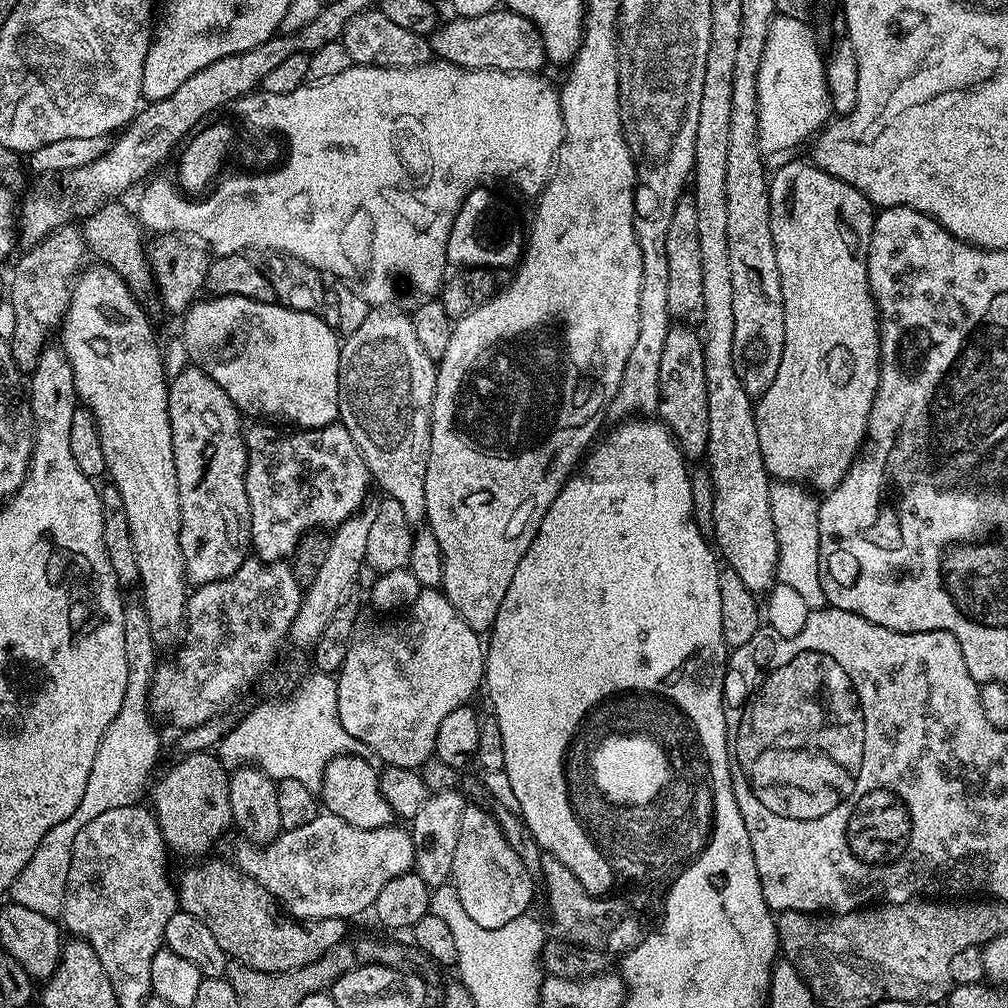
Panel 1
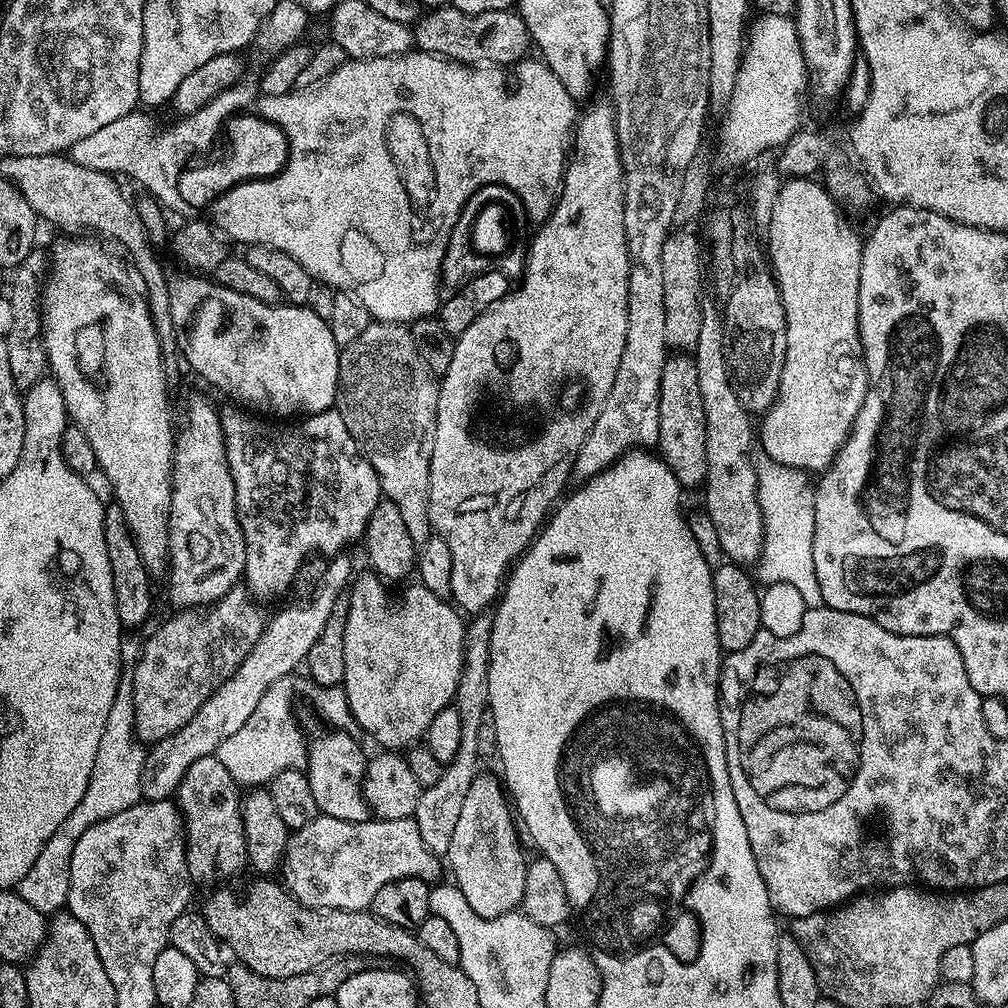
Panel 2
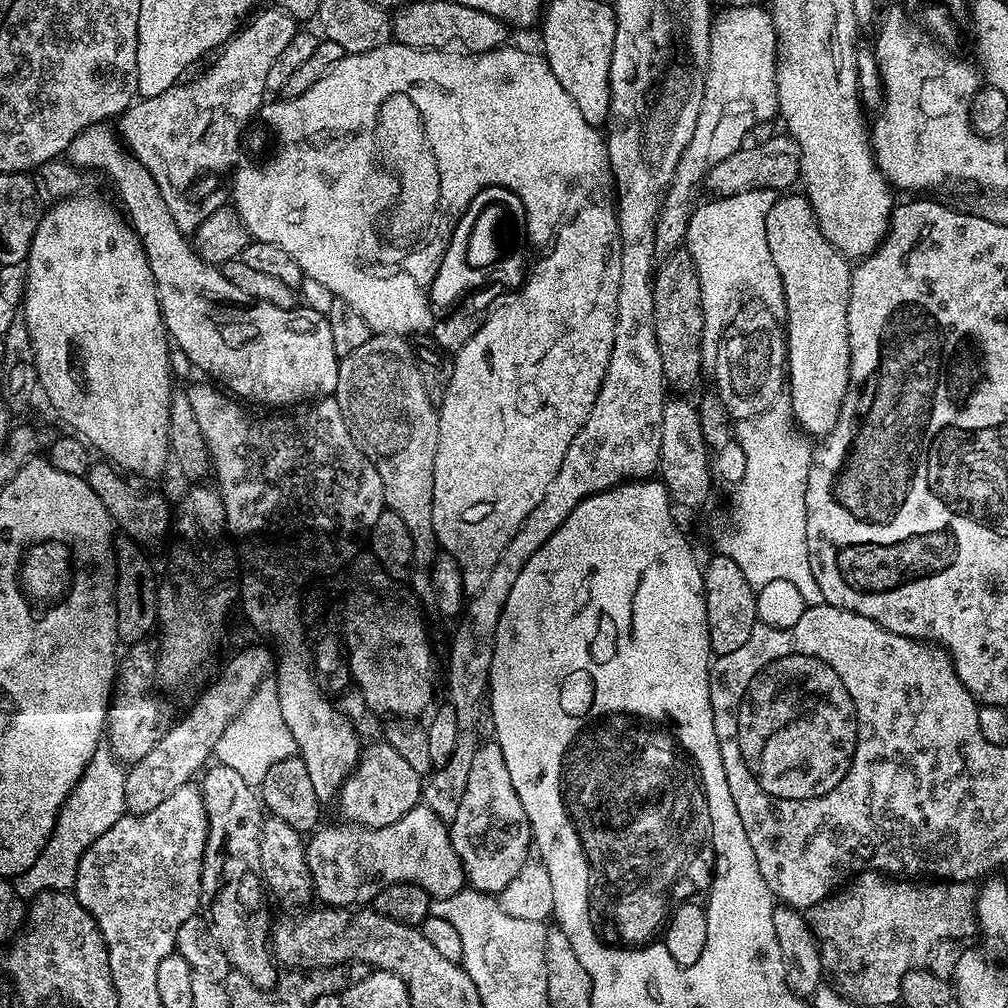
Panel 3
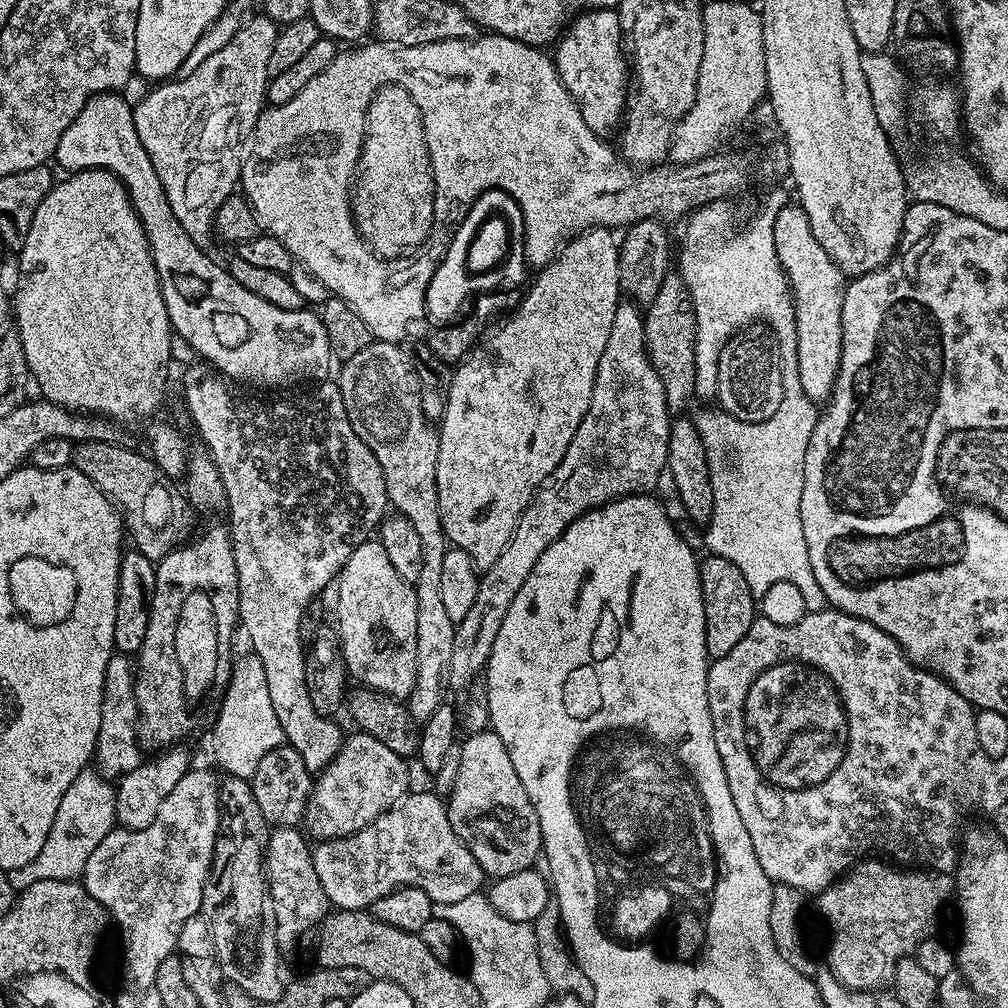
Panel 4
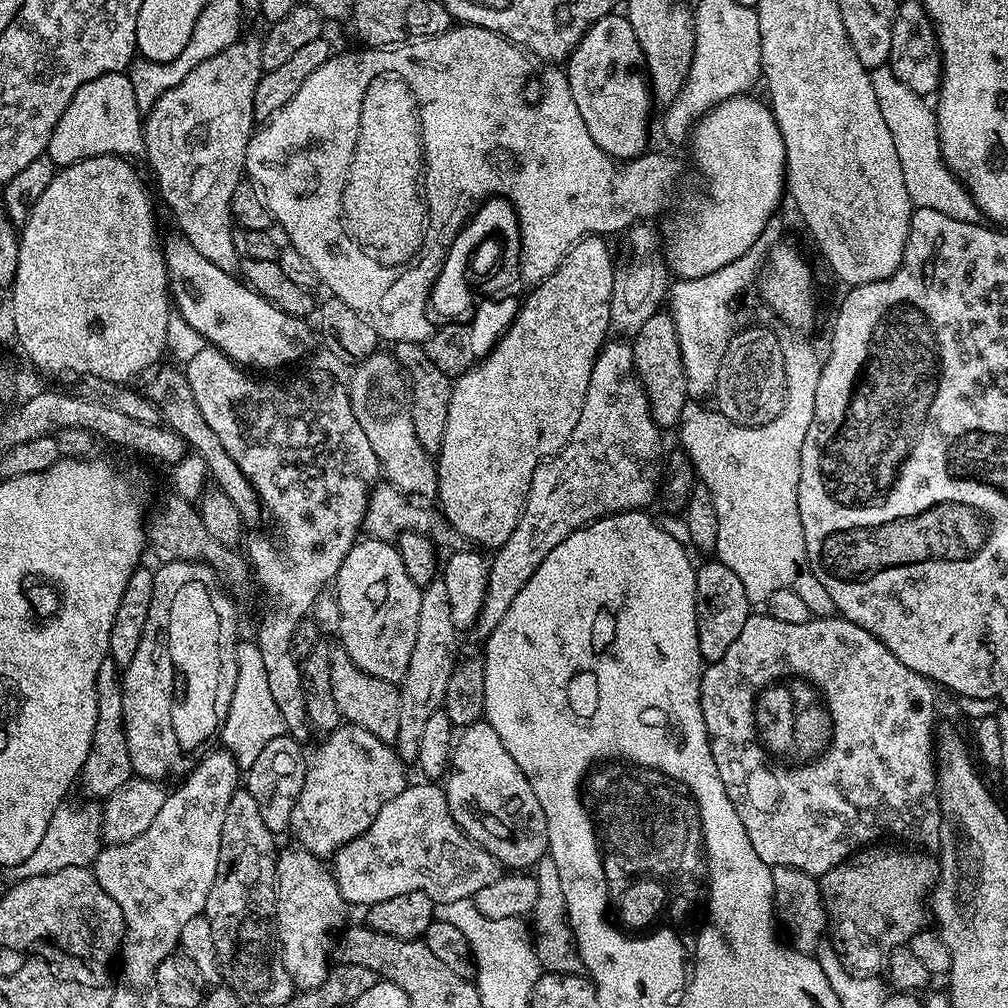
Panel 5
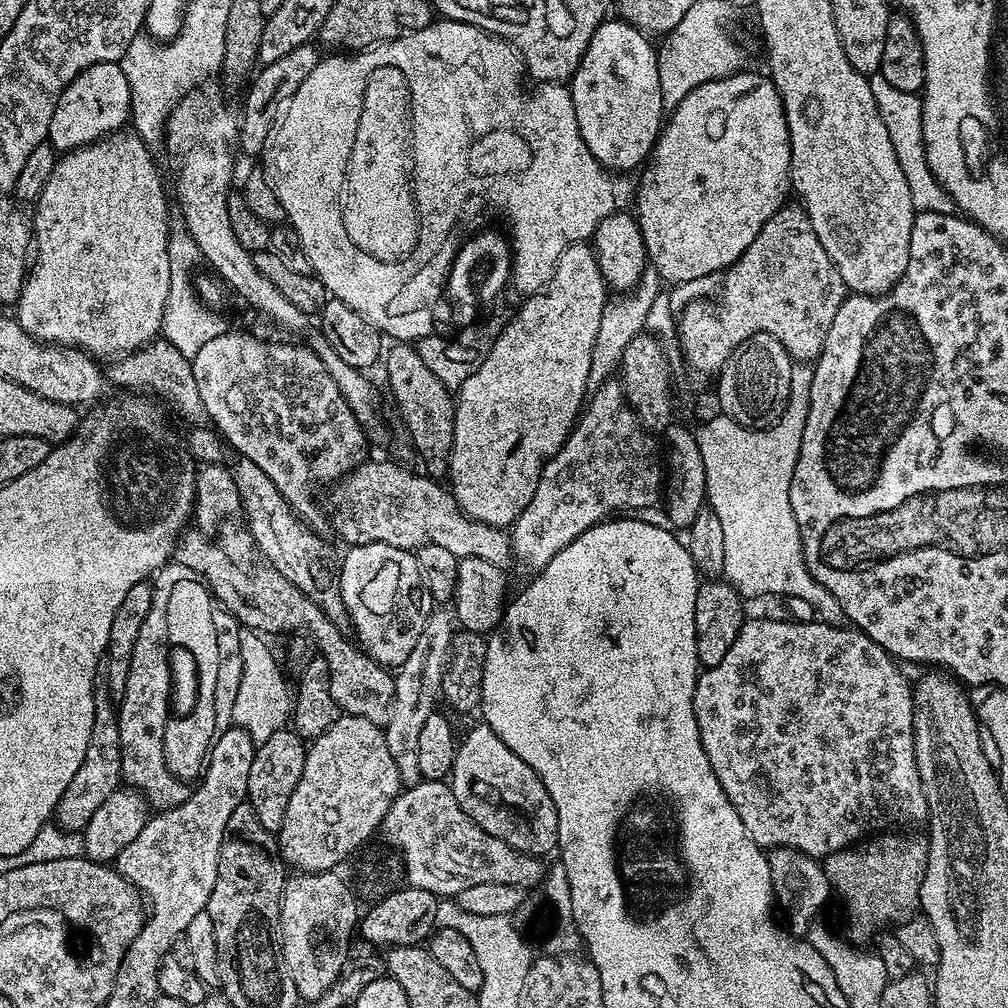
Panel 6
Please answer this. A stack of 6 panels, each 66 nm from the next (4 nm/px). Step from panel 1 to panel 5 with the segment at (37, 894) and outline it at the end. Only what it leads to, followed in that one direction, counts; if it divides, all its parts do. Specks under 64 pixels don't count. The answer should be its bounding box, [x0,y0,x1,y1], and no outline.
[7,802,102,881]

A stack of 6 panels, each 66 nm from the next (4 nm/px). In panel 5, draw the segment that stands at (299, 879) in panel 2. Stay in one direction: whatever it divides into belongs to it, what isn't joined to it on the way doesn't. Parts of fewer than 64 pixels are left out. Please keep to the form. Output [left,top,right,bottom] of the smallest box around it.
[330,782,502,905]

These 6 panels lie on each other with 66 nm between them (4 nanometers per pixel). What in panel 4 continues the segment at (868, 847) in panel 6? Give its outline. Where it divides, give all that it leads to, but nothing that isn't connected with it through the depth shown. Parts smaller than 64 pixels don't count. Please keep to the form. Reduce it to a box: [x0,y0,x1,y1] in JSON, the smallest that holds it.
[815,858,954,994]

